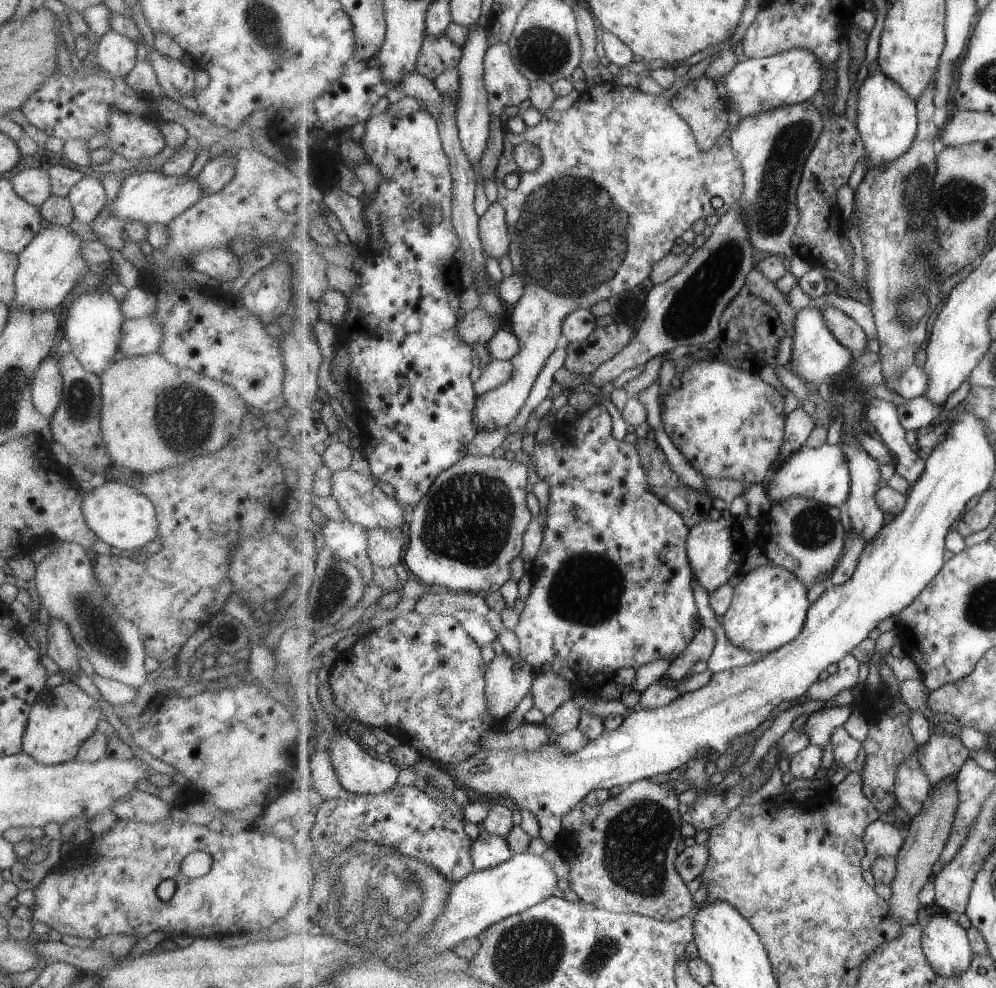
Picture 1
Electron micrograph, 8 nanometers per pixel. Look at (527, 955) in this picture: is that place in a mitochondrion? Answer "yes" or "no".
yes

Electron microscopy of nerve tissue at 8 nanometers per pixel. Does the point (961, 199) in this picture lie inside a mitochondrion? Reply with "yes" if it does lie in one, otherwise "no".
yes

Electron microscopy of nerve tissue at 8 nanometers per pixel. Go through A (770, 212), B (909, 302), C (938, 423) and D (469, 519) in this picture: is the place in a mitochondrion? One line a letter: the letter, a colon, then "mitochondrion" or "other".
A: mitochondrion
B: mitochondrion
C: other
D: mitochondrion

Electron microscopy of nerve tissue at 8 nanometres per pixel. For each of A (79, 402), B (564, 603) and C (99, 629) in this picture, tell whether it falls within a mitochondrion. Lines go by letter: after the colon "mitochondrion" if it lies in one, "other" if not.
A: mitochondrion
B: mitochondrion
C: mitochondrion

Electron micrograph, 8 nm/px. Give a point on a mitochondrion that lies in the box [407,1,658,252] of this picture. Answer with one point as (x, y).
(544, 51)

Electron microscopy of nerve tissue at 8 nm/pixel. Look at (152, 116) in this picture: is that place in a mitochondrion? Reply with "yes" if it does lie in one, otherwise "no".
no

